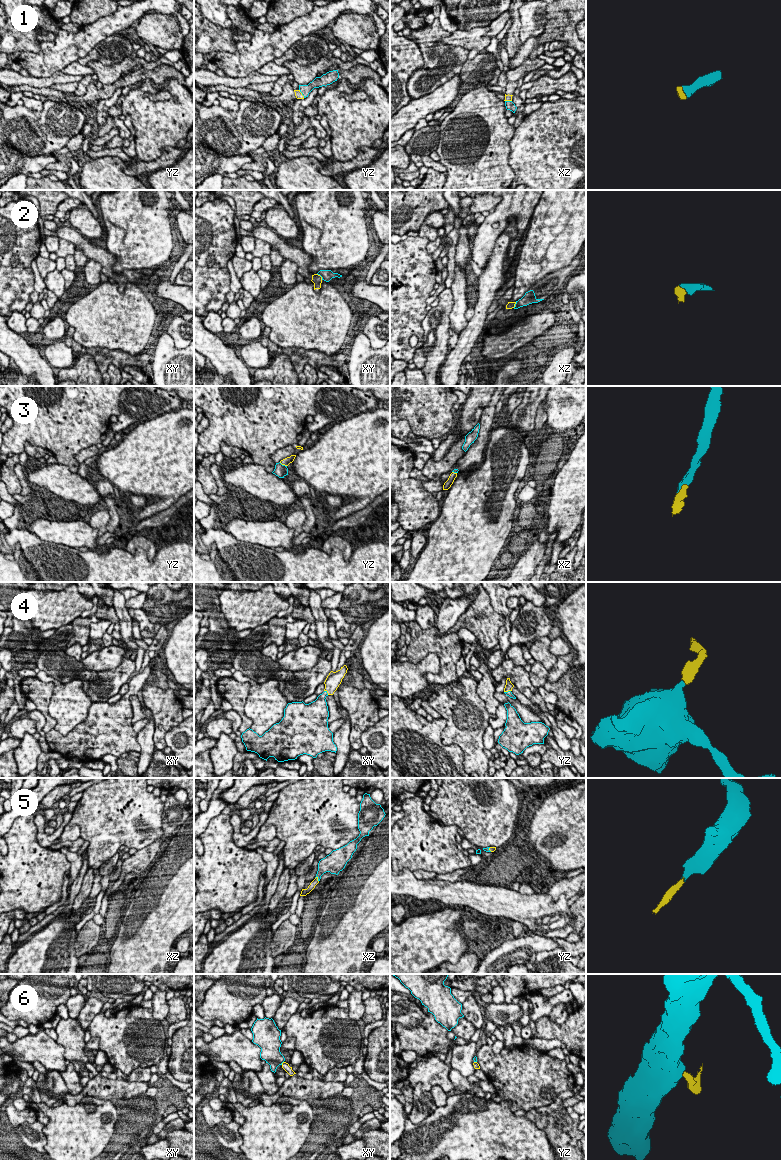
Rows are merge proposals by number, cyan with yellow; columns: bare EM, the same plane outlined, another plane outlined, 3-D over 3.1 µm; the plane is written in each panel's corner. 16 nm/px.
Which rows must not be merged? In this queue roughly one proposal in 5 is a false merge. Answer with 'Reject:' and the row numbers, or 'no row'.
Reject: 6

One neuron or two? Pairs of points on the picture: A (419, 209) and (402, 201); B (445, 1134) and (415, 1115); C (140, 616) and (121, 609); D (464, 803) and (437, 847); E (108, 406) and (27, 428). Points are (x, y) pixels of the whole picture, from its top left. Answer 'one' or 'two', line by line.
A: one
B: two
C: two
D: two
E: one

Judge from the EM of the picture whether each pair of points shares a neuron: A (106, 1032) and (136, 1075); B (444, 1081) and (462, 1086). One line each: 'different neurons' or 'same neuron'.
A: different neurons
B: different neurons

